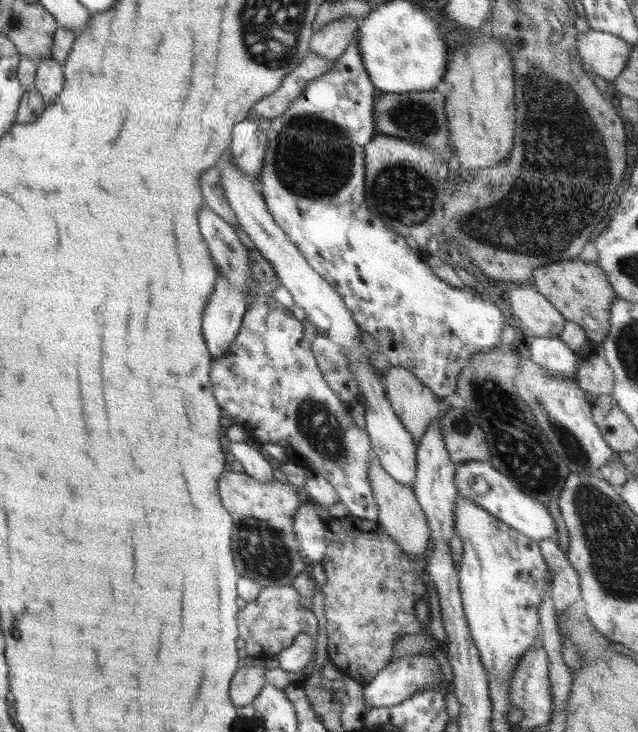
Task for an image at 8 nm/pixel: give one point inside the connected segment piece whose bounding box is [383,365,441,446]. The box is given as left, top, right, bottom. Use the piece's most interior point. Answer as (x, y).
(417, 406)

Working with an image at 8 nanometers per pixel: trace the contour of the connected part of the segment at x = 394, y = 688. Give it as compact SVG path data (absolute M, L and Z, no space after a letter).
M405 656L388 663L370 683L362 685L362 700L374 709L387 708L400 704L406 697L417 694L420 690L433 690L444 682L444 675L440 670L438 660L429 657Z

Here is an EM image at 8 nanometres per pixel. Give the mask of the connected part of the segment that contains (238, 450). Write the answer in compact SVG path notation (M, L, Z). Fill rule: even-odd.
M231 442L230 454L244 467L244 472L260 482L274 480L274 470L260 451L244 442Z

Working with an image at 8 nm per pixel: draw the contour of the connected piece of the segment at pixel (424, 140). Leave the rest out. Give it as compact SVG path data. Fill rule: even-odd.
M435 89L410 91L409 93L379 92L374 100L374 121L376 121L374 128L380 135L390 135L424 146L427 152L448 164L450 159L456 156L456 153L453 143L450 141L444 102L444 94L440 94ZM430 102L432 102L432 114L430 114ZM430 118L432 118L432 124L430 124Z

